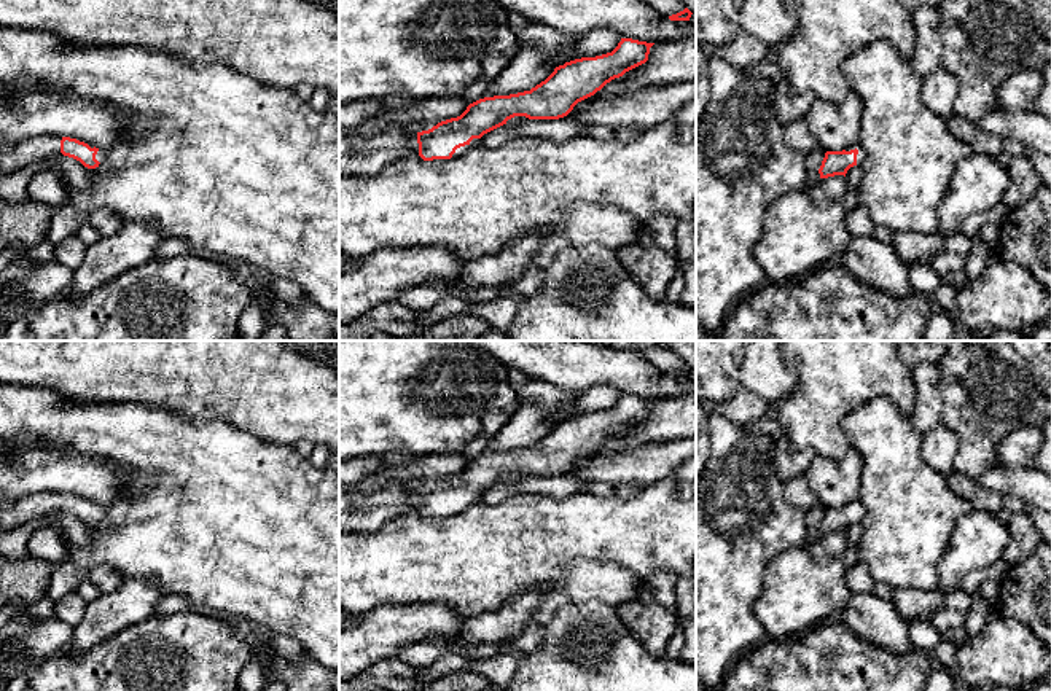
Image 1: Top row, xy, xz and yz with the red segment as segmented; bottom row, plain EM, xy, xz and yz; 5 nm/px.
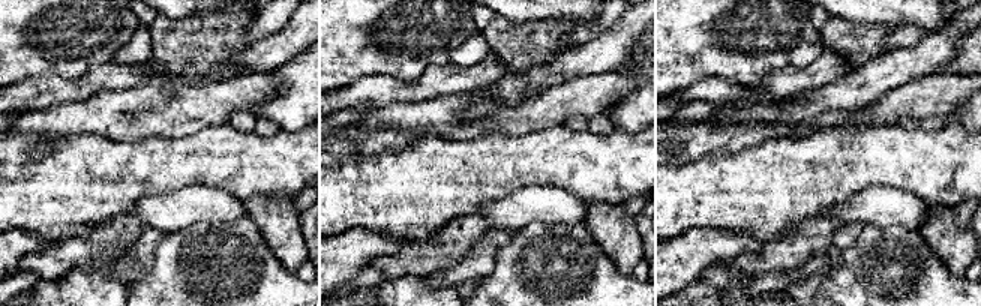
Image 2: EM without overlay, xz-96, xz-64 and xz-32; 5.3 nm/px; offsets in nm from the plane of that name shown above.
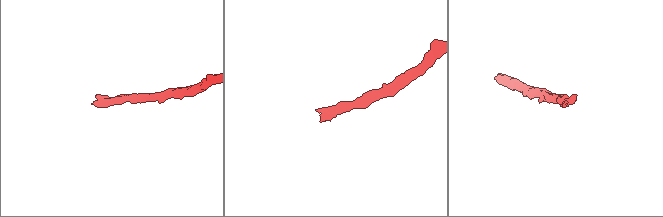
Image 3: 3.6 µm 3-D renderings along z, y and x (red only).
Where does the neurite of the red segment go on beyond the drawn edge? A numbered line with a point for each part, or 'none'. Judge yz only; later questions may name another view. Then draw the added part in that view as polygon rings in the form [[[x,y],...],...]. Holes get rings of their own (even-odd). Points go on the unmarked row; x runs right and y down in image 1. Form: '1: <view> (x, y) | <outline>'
1: yz (862, 511) | [[[854,500],[854,502],[847,503],[846,508],[855,506],[855,505],[858,506],[857,522],[862,524],[863,517],[866,514],[866,509],[865,509],[863,503],[860,500]]]

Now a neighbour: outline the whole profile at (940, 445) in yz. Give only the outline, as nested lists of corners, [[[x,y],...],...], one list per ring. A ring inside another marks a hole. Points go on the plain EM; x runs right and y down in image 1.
[[[944,424],[922,435],[922,459],[946,478],[954,473],[952,460],[957,449],[959,439]]]

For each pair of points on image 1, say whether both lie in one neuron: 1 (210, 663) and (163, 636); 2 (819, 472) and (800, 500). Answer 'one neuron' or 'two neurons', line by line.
1: one neuron
2: two neurons

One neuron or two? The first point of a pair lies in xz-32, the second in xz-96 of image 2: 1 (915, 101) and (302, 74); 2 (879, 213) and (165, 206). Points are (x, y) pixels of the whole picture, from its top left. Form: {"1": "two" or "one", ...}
{"1": "two", "2": "one"}

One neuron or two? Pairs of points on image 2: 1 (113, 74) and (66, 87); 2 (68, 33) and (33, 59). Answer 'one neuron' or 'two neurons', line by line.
1: one neuron
2: one neuron

